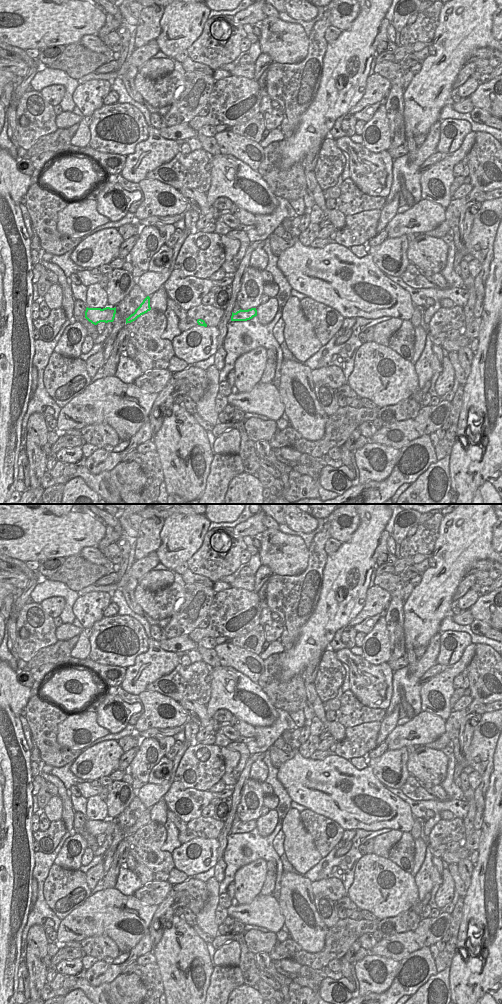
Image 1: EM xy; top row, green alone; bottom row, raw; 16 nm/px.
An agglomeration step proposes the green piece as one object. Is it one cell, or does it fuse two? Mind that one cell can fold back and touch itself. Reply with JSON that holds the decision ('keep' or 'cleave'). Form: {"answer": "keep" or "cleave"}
{"answer": "cleave"}

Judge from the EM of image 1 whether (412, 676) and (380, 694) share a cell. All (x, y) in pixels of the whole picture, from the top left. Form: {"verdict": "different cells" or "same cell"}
{"verdict": "different cells"}

